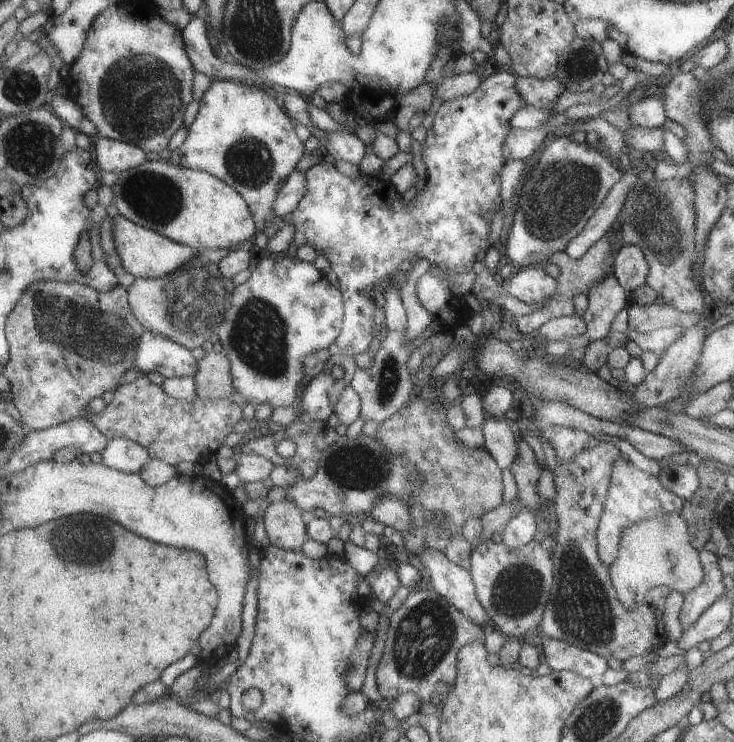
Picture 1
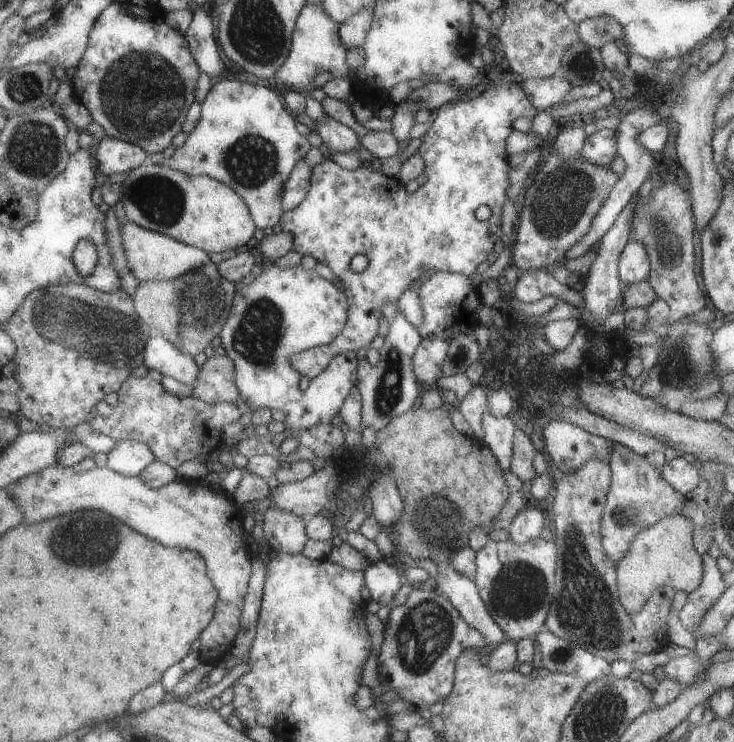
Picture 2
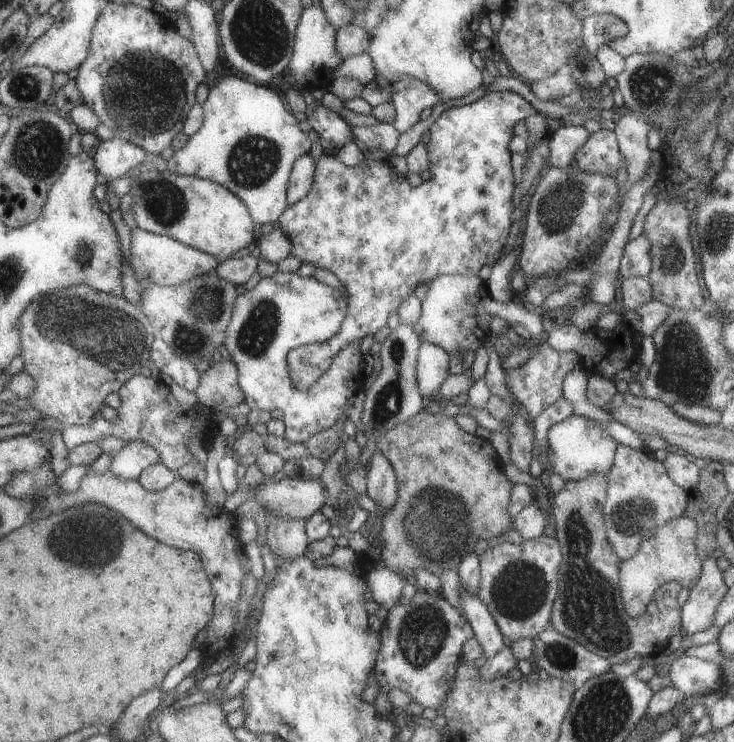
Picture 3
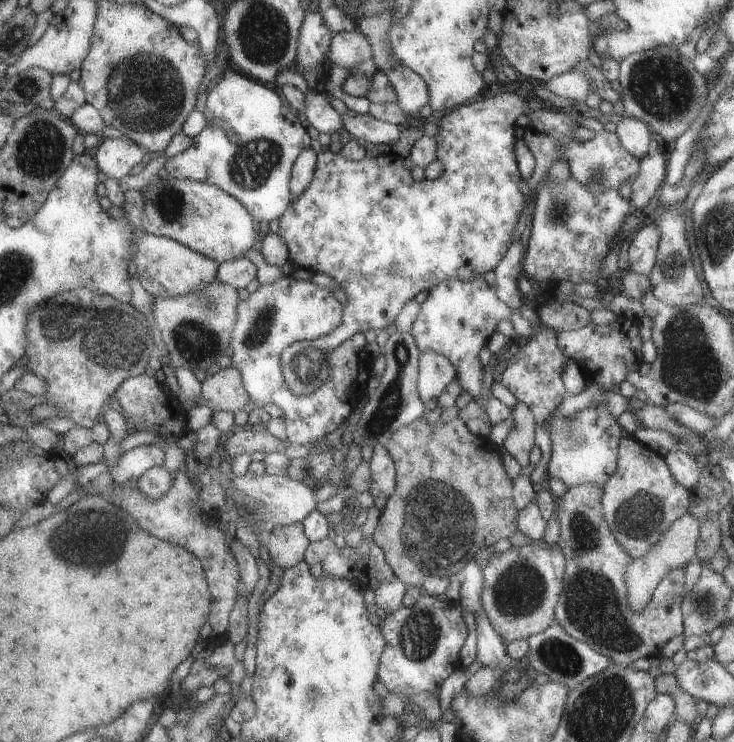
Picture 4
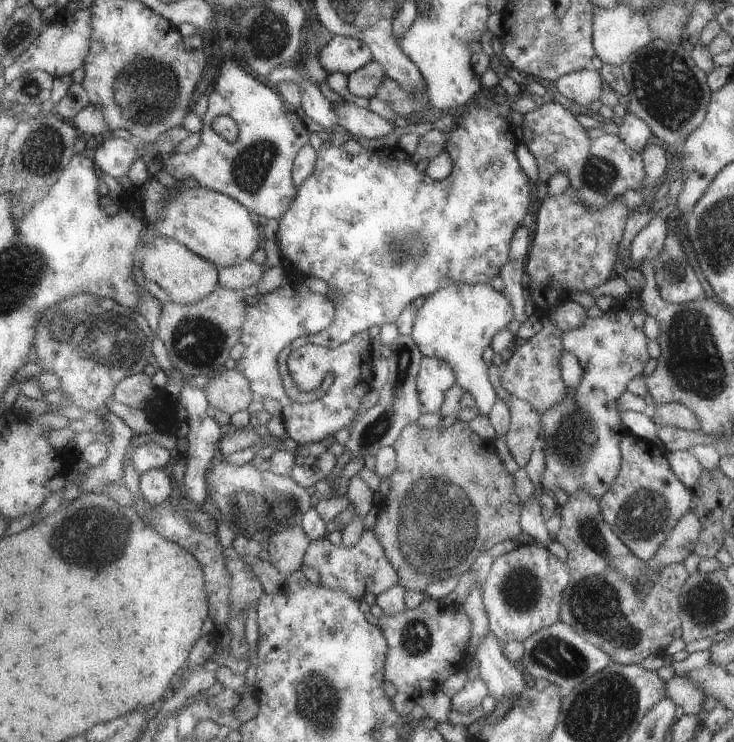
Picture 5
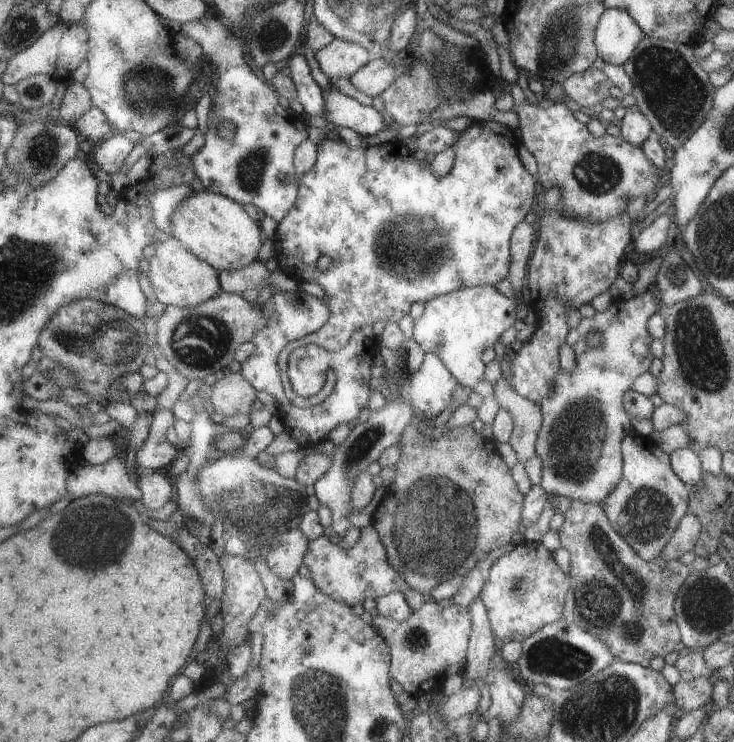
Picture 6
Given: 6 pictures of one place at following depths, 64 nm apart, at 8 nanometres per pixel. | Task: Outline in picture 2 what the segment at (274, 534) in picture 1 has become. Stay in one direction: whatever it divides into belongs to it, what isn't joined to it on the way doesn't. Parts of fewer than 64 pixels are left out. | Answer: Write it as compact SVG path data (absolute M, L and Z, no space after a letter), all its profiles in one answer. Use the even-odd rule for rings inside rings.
M271 504L271 508L265 512L263 534L271 550L287 554L303 554L307 542L311 540L307 526L309 524L305 524L301 514Z

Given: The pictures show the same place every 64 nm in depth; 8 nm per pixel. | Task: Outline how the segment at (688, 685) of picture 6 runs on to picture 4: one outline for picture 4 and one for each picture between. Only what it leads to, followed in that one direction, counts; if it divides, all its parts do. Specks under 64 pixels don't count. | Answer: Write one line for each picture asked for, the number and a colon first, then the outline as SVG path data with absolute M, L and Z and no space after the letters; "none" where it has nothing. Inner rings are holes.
4: M673 674L657 676L655 678L655 690L657 690L657 694L671 694L673 696L673 700L675 700L675 712L671 718L673 722L683 722L683 724L695 726L695 722L699 720L697 712L695 712L697 700L679 688Z
5: M673 674L669 680L663 680L665 698L669 698L681 712L681 716L701 716L703 694L695 690L685 678Z

